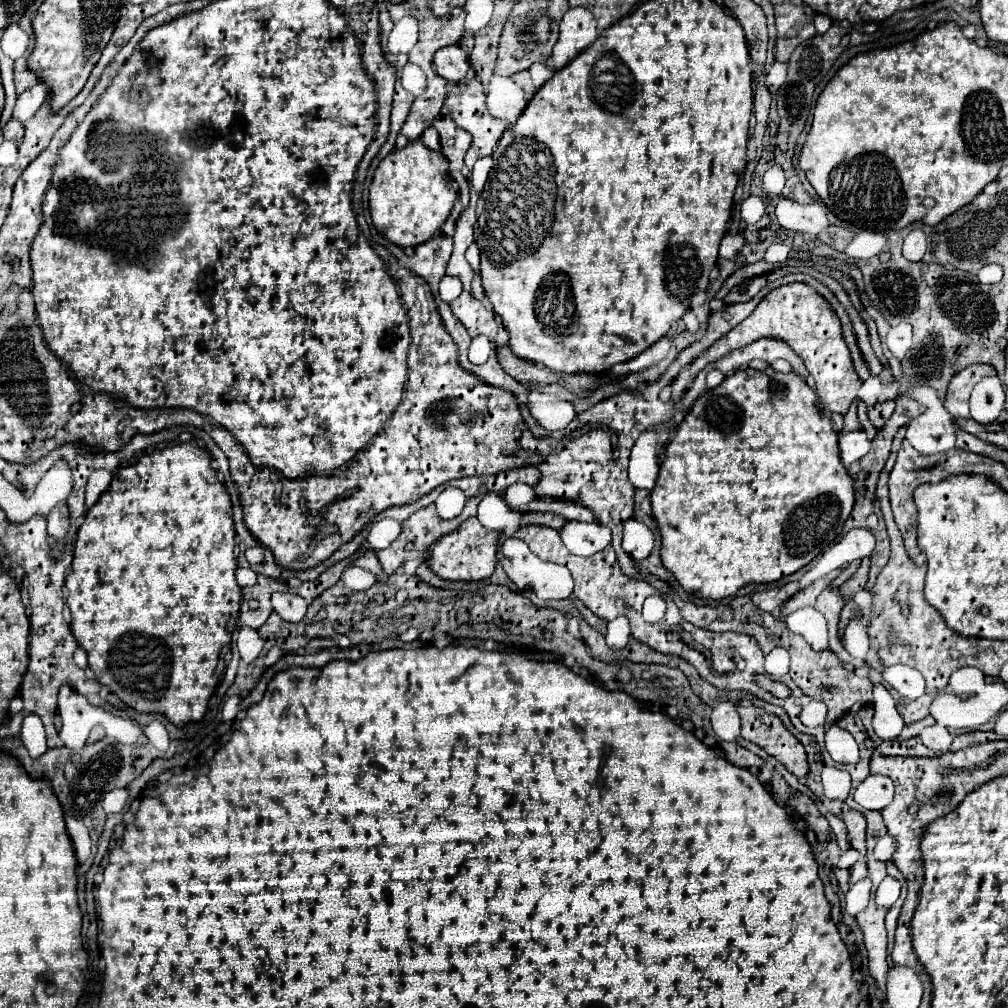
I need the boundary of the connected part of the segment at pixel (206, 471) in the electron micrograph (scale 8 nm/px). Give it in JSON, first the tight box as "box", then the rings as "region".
{"box":[66,442,242,728],"region":[[[186,442],[180,446],[168,446],[164,450],[154,450],[154,454],[144,454],[138,464],[130,464],[118,468],[114,472],[114,480],[110,488],[100,496],[100,500],[86,512],[82,526],[78,528],[78,540],[74,548],[74,562],[66,576],[68,598],[66,604],[72,616],[72,634],[80,648],[88,654],[88,668],[96,674],[96,680],[110,688],[126,706],[136,712],[152,712],[164,714],[174,726],[184,728],[190,722],[202,720],[208,710],[208,700],[220,682],[214,678],[220,658],[230,650],[230,636],[234,632],[234,622],[240,612],[242,588],[236,582],[236,558],[234,558],[234,522],[232,522],[232,504],[230,496],[222,482],[216,478],[216,470],[212,468],[212,458],[208,452],[198,448],[194,442]]]}

